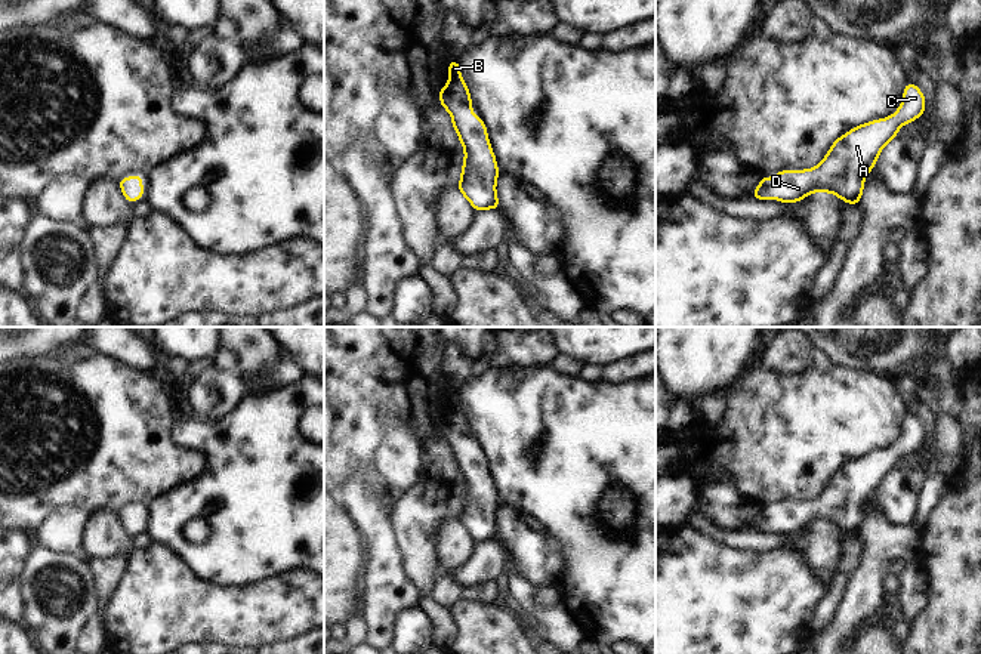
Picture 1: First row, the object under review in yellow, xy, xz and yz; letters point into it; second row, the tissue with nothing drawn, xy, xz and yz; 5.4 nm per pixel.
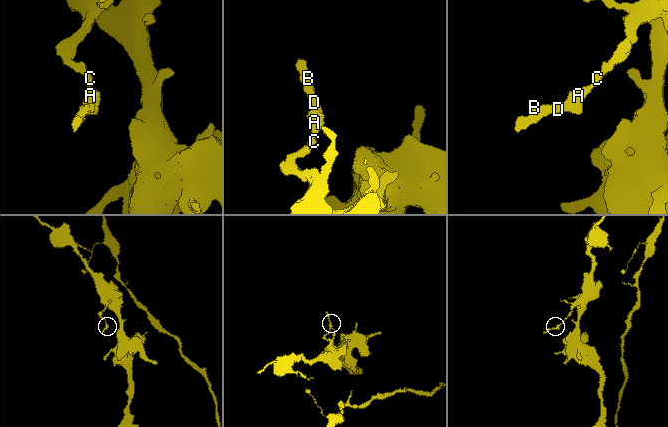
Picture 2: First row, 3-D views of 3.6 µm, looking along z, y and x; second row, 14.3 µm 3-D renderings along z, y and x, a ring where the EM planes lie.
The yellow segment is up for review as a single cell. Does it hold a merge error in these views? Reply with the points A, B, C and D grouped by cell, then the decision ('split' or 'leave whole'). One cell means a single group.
groups A B C D; leave whole

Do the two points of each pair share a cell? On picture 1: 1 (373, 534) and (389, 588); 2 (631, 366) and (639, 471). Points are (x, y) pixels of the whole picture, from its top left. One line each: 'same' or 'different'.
1: same
2: different

